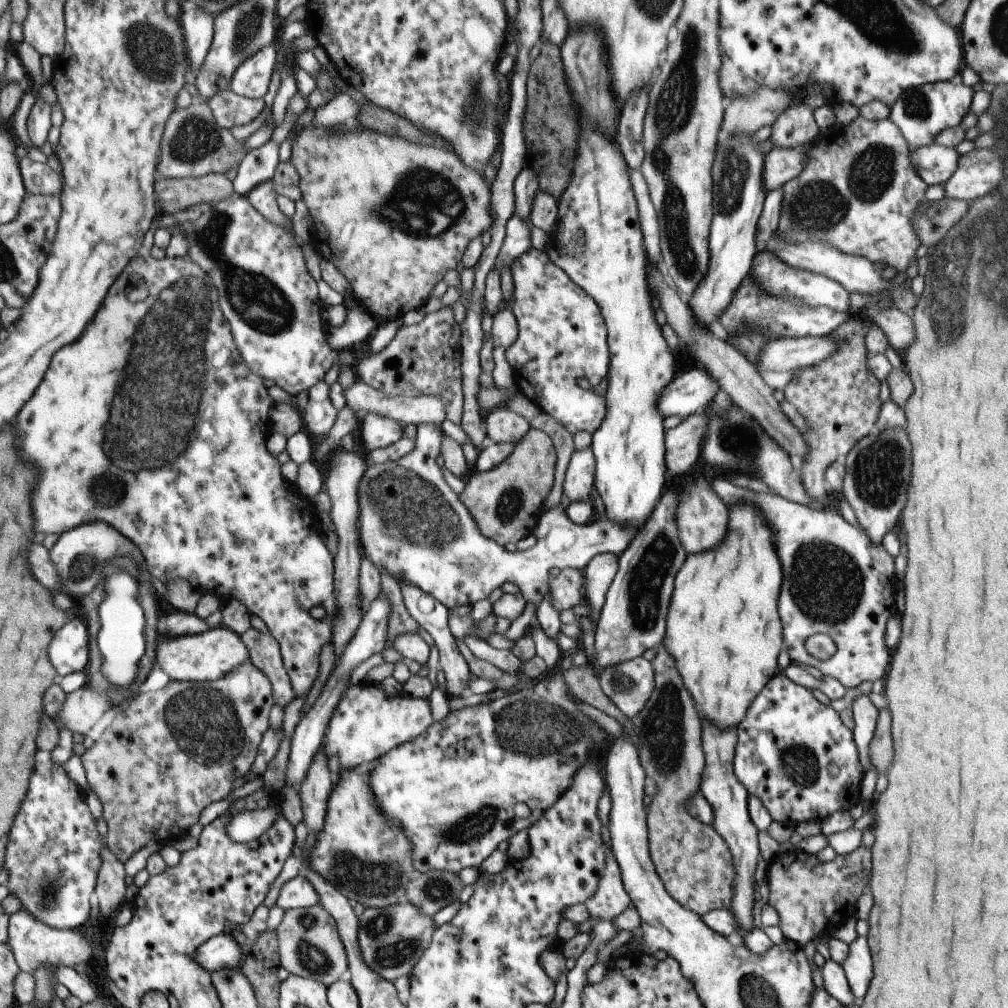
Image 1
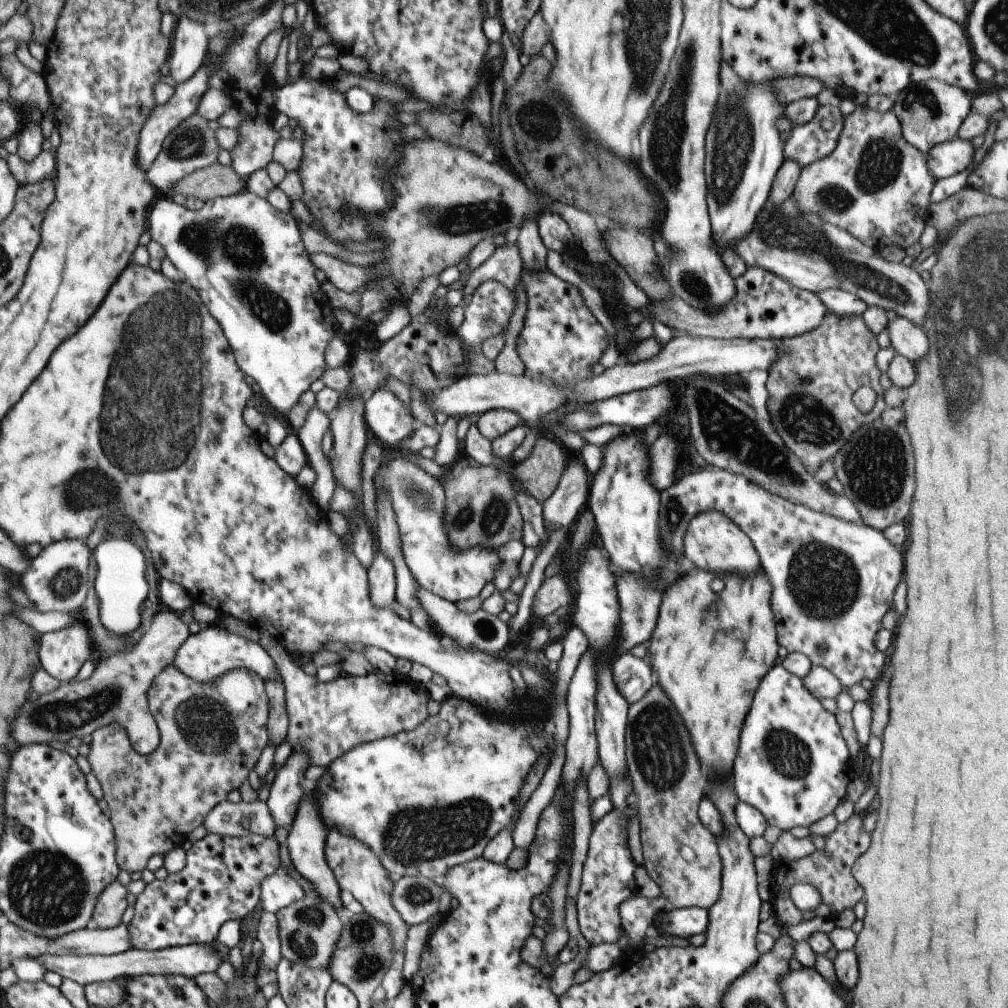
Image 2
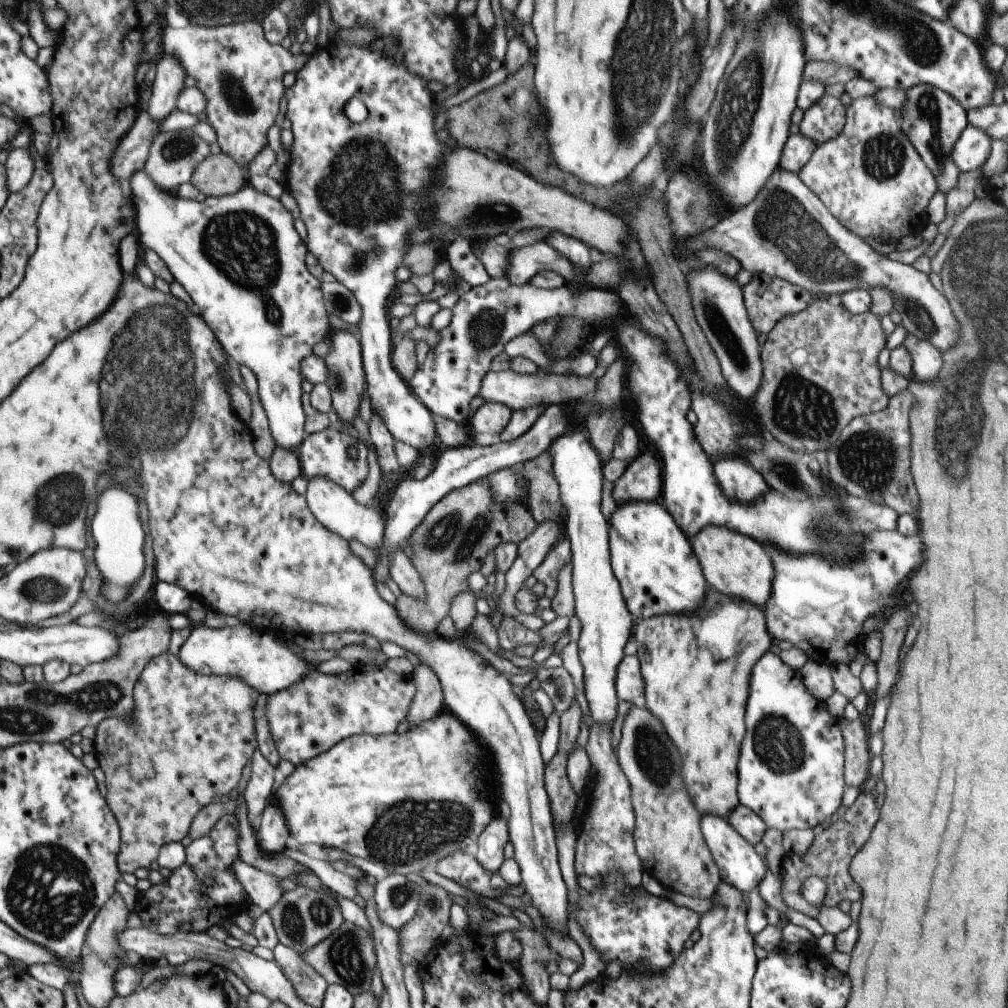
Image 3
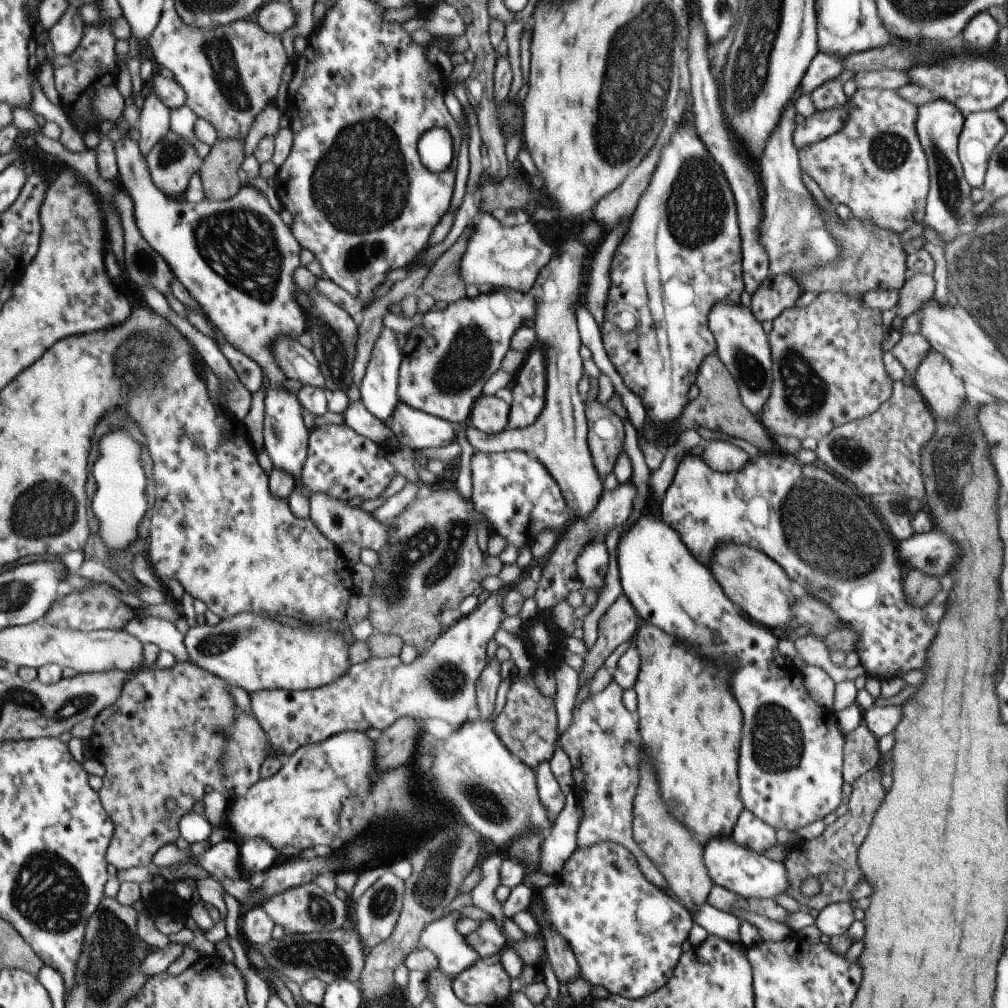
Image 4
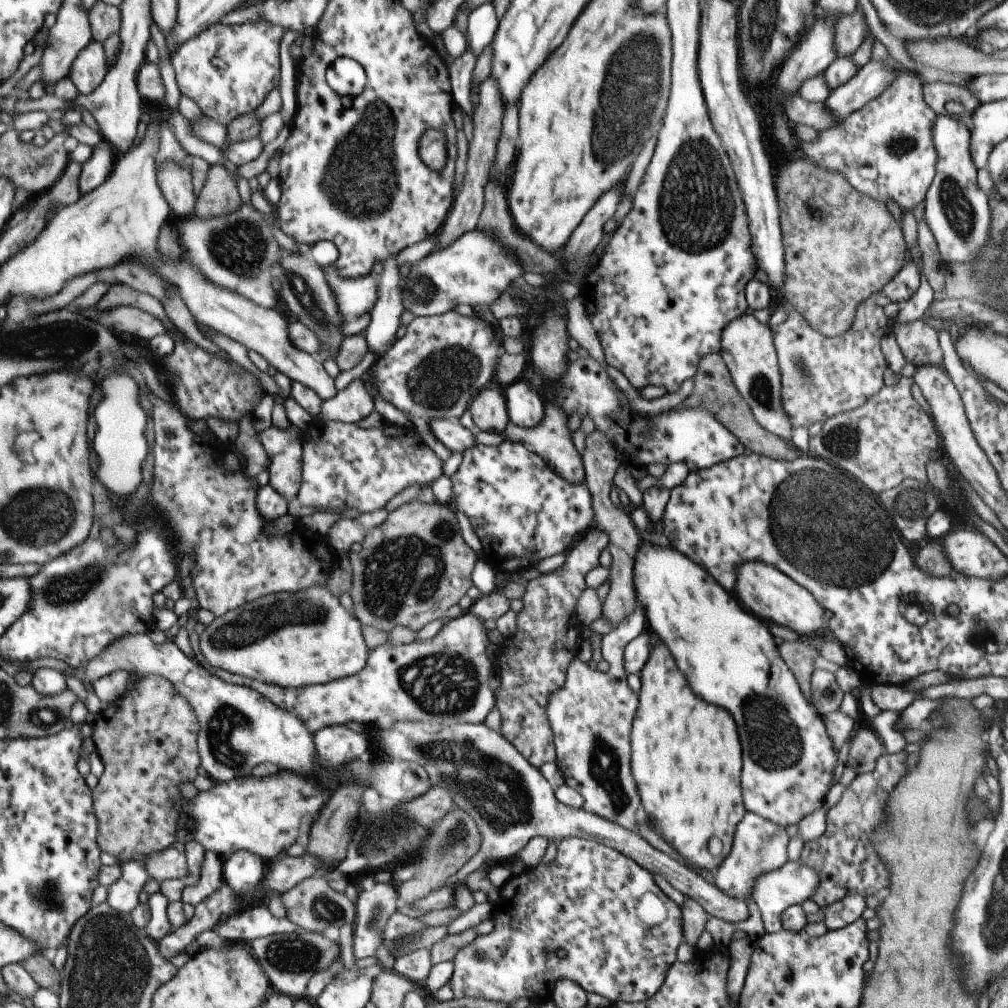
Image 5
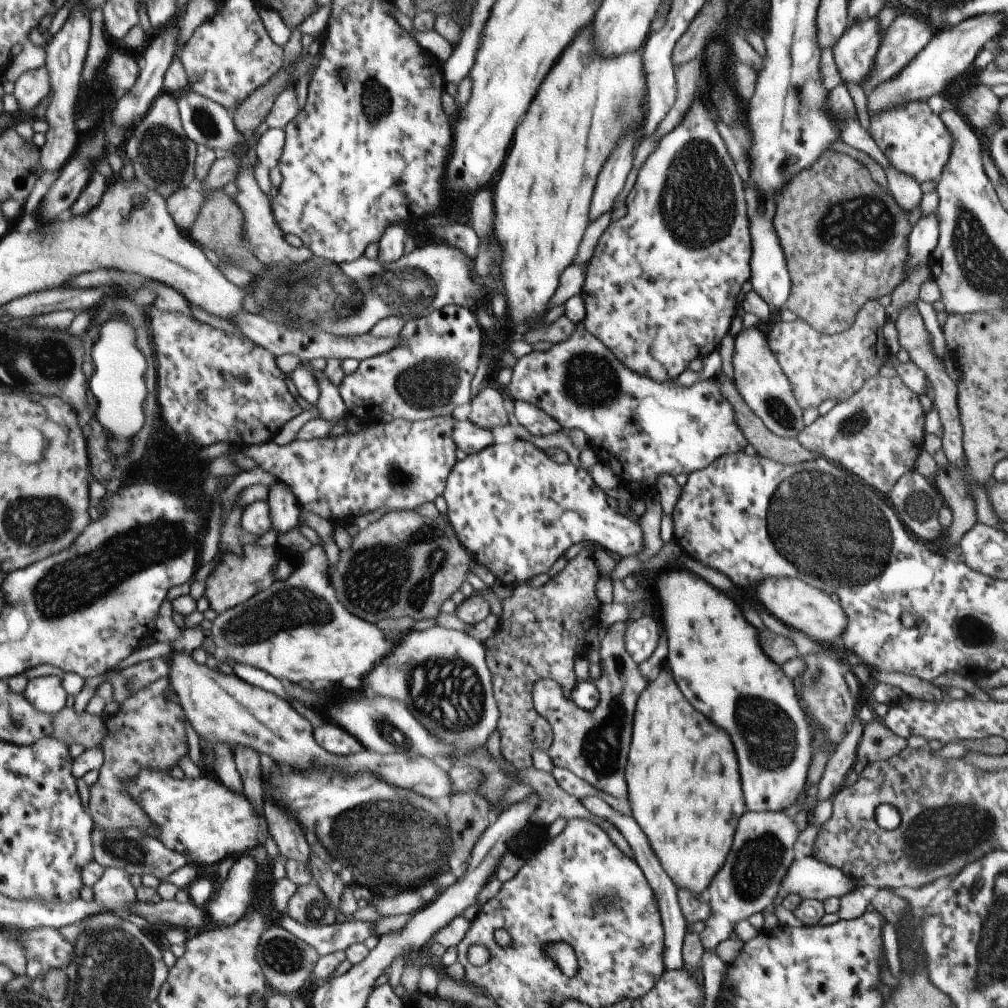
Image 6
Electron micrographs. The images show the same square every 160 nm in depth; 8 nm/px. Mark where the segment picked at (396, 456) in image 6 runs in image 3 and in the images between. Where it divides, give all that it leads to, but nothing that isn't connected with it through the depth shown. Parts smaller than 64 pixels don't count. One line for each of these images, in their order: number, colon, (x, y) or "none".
3: (326, 453)
4: (340, 463)
5: (343, 466)

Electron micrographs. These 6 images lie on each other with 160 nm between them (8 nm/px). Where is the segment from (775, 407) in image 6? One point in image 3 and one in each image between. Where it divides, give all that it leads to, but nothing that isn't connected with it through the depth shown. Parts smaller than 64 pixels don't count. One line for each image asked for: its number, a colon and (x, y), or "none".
3: (718, 304)
4: (741, 344)
5: (746, 347)

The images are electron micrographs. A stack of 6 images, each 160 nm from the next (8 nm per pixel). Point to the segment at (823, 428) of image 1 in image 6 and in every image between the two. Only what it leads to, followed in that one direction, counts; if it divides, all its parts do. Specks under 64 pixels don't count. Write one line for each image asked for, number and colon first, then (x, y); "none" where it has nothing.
2: (814, 417)
3: (819, 367)
4: (827, 369)
5: (820, 377)
6: (817, 366)

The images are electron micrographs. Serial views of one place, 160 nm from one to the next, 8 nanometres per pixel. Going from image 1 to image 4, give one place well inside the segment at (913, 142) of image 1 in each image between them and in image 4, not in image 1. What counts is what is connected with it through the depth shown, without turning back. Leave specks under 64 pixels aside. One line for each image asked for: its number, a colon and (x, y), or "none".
2: (929, 113)
3: (933, 121)
4: (948, 210)

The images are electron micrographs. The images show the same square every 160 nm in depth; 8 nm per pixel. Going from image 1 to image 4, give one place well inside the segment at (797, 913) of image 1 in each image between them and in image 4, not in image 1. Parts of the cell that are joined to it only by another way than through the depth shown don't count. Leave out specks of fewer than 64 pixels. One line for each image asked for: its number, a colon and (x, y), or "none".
2: (829, 872)
3: (828, 857)
4: (831, 858)

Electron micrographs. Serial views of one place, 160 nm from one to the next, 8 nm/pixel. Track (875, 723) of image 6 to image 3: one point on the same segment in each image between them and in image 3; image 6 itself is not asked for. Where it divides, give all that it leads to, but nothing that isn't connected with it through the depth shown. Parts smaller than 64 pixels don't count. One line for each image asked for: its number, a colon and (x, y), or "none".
3: (856, 764)
4: (860, 753)
5: (865, 747)

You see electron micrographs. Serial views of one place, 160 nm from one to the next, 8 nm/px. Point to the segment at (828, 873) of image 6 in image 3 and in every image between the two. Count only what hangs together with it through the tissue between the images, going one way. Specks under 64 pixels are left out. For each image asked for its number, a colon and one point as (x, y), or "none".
3: (738, 865)
4: (741, 871)
5: (773, 891)

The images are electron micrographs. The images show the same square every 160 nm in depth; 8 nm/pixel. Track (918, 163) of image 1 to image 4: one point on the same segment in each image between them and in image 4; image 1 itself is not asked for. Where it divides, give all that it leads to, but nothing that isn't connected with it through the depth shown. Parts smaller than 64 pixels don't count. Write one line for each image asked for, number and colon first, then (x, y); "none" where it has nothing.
2: (947, 158)
3: (971, 150)
4: (981, 130)

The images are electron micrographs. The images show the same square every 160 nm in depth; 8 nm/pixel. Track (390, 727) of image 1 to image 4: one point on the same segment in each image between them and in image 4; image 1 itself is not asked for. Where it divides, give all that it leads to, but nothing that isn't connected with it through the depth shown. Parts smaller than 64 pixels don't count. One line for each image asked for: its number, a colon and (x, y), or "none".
2: (325, 720)
3: (311, 715)
4: (440, 683)

